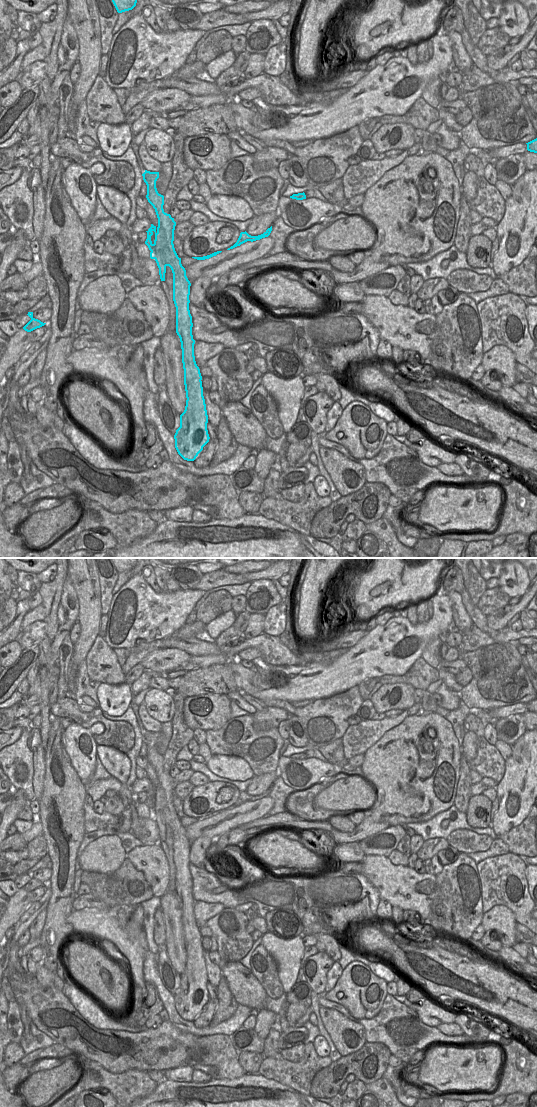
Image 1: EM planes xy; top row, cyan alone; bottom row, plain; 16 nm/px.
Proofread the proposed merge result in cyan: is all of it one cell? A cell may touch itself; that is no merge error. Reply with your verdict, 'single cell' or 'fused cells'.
fused cells

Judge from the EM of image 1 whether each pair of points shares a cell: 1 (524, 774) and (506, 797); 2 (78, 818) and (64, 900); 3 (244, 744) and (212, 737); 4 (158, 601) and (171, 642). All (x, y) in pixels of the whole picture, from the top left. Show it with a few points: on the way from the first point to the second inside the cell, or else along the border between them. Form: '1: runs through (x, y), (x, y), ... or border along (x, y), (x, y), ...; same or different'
1: runs through (519, 780), (508, 791); same
2: runs through (72, 838), (70, 841), (70, 867), (67, 880); same
3: runs through (236, 740), (220, 740); same
4: border along (170, 635), (146, 642); different

